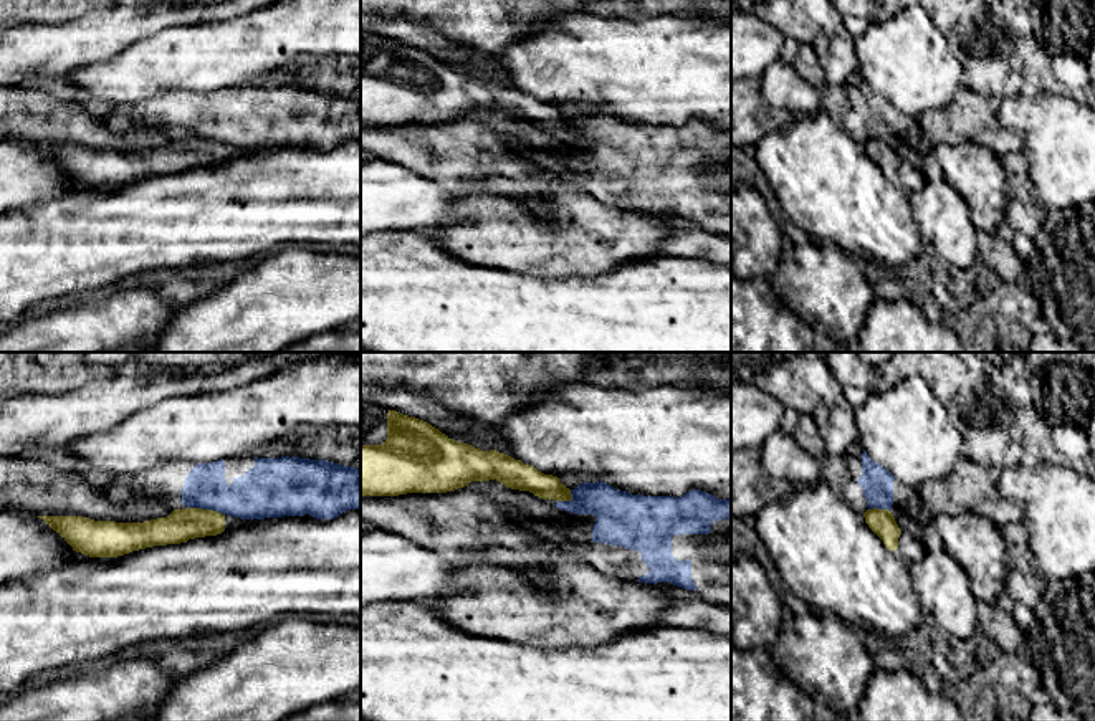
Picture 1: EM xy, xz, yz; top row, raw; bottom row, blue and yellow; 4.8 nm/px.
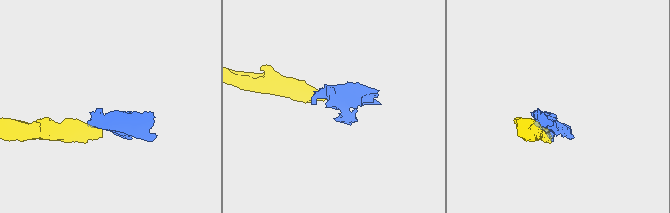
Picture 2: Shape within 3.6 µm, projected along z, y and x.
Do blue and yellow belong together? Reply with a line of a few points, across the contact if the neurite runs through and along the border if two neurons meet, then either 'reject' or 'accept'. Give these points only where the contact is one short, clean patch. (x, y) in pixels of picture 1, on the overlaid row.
xy (187, 506), (220, 511), (224, 515) | reject

